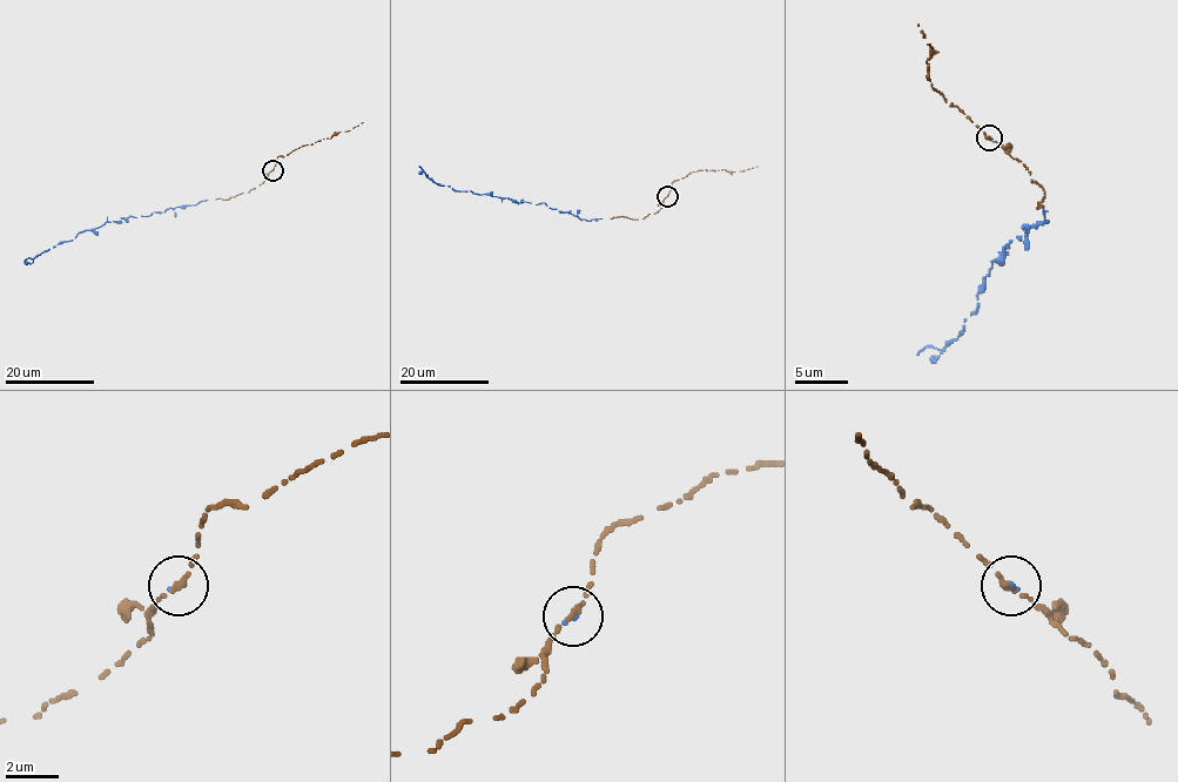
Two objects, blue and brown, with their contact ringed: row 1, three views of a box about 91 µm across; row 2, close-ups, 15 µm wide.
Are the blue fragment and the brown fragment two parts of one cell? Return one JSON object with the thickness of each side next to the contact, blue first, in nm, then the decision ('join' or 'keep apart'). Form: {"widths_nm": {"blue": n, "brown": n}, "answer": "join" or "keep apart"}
{"widths_nm": {"blue": 110, "brown": 320}, "answer": "join"}

